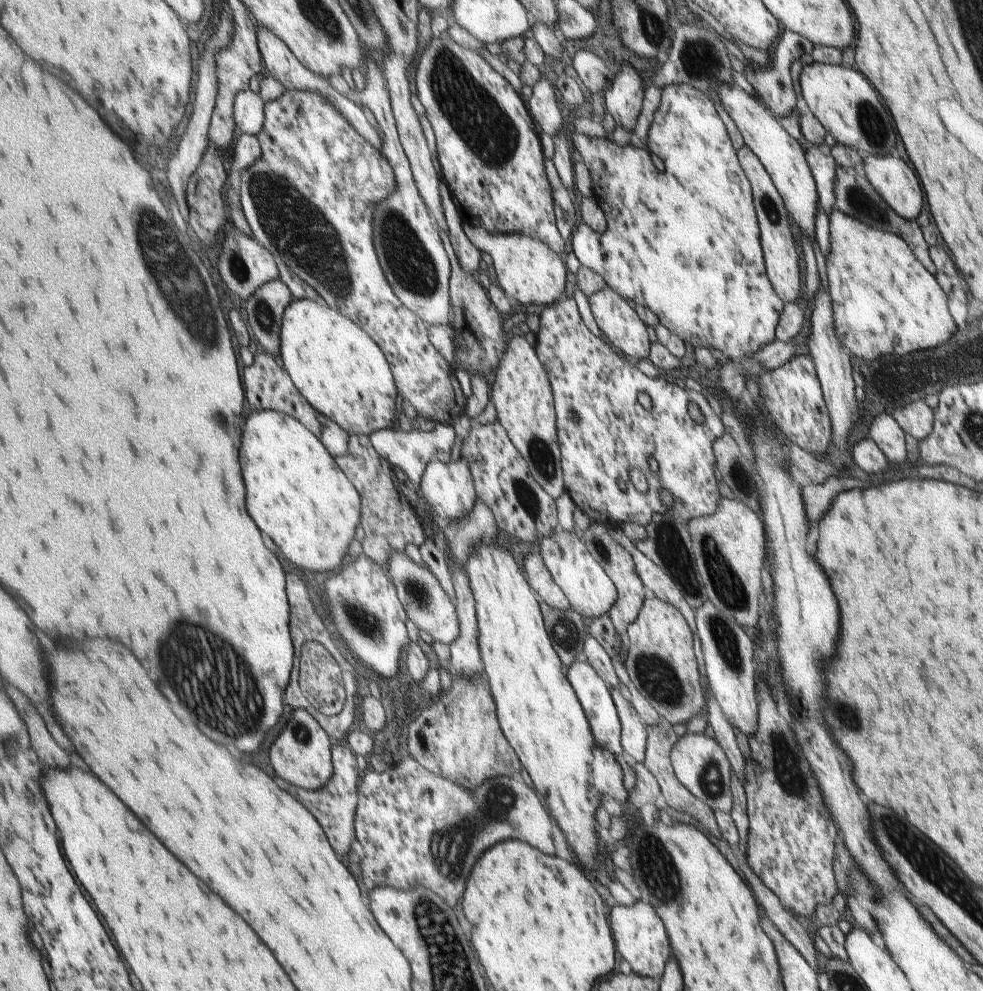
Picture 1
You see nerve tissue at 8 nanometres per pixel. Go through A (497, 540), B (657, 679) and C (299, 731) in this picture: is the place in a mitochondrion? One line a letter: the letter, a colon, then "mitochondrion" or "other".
A: other
B: mitochondrion
C: mitochondrion

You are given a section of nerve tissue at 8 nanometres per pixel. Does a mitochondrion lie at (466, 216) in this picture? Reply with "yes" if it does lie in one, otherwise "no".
no

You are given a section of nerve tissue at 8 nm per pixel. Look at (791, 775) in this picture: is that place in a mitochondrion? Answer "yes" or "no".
yes

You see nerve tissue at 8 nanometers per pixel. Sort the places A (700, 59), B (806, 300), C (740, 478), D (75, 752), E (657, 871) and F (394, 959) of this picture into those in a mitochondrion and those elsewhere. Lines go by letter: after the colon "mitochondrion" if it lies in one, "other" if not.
A: mitochondrion
B: other
C: mitochondrion
D: other
E: mitochondrion
F: other

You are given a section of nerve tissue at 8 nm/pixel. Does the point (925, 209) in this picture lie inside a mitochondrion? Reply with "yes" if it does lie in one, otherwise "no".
no

